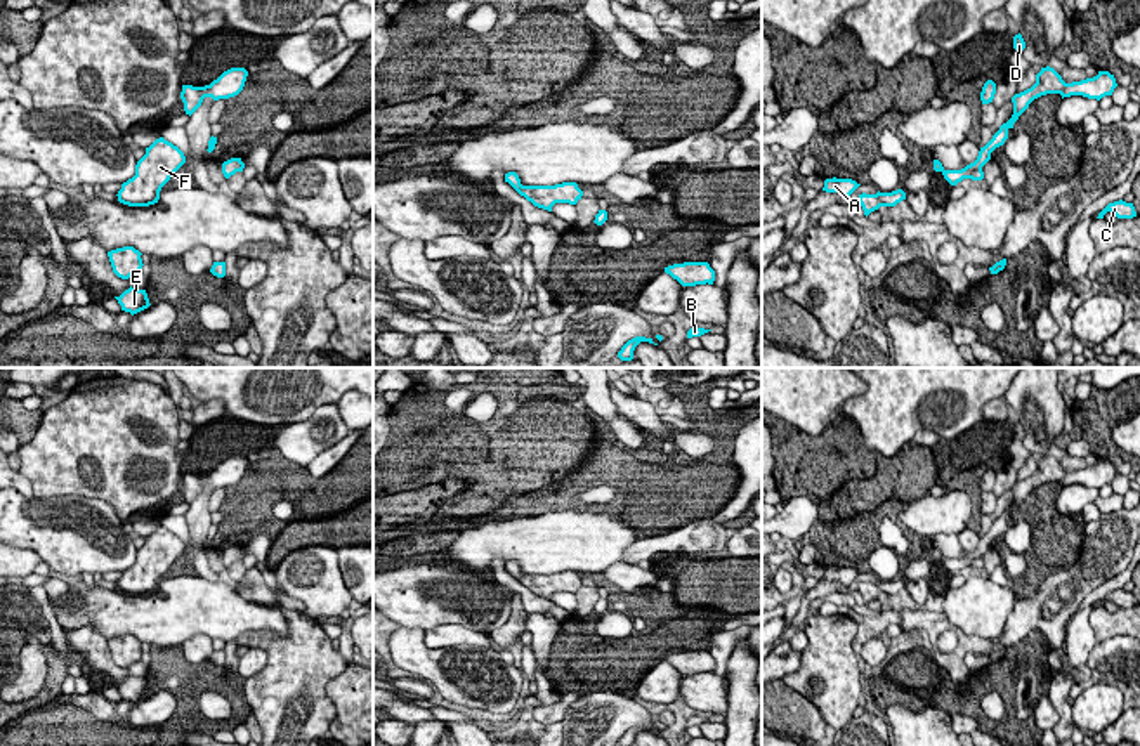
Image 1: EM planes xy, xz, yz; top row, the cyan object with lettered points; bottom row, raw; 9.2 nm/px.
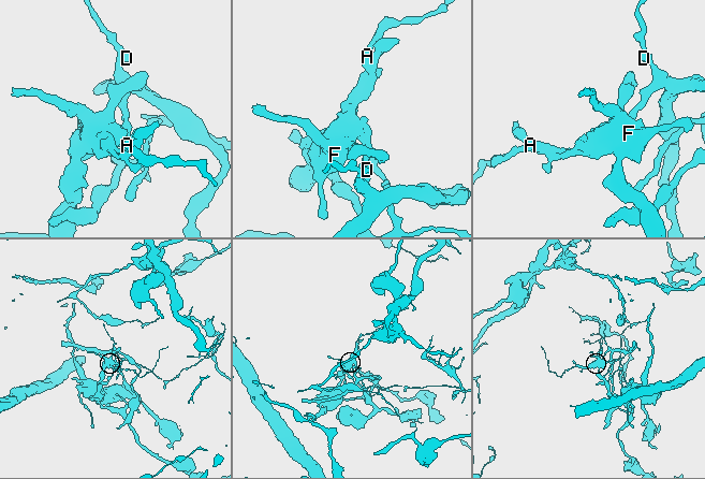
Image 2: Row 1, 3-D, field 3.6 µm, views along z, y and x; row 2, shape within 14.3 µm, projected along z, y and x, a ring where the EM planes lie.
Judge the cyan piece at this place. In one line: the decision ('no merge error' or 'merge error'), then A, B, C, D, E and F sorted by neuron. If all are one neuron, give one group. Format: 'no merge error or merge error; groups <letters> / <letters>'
merge error; groups A F / B C D E

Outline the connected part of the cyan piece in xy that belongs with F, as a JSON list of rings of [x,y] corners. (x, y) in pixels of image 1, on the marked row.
[[[156,139],[135,165],[135,175],[121,184],[118,201],[128,206],[149,206],[158,203],[161,187],[186,163],[184,153],[165,141]]]

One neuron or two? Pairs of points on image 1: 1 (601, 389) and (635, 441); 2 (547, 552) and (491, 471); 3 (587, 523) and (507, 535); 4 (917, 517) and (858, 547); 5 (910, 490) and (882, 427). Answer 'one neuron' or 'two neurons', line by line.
1: one neuron
2: two neurons
3: one neuron
4: two neurons
5: two neurons

